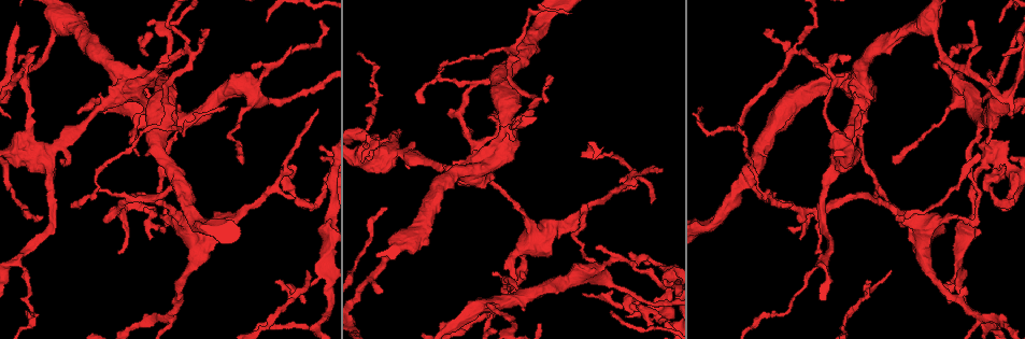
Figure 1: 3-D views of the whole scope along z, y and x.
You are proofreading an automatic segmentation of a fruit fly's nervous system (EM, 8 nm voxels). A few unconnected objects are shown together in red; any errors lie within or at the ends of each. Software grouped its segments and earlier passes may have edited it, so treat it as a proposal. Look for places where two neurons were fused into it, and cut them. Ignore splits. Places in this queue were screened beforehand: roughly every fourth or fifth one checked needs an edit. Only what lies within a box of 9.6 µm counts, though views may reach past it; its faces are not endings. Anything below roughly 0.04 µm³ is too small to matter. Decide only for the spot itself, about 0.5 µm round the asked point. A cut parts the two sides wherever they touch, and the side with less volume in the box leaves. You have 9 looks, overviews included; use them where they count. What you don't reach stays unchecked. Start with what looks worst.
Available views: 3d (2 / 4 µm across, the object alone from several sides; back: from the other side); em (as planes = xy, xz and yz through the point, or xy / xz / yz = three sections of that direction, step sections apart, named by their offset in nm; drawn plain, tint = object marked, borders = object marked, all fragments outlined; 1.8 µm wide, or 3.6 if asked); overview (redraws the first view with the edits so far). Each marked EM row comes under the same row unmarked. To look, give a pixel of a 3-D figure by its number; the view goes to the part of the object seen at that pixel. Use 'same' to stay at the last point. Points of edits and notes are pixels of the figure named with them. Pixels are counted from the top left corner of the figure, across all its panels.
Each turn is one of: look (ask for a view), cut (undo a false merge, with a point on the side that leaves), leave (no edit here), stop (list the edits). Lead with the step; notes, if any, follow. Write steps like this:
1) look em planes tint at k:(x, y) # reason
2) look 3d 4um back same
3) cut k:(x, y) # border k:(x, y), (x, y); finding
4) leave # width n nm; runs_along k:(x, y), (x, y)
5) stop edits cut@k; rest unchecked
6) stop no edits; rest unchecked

look em 3.6um planes tint at 1:(185, 222) # four arms meet

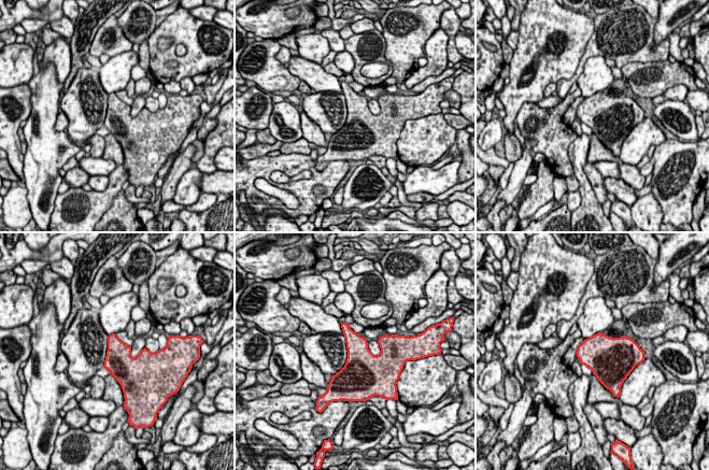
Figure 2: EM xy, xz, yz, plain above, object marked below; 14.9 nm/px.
leave # width 420 nm; all the same neuron

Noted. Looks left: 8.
look em planes tint at 1:(977, 317)

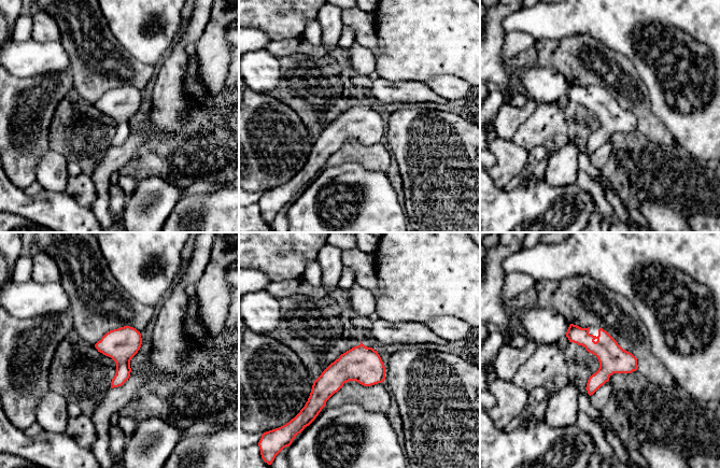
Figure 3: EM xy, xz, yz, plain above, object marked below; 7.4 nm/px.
leave # all the same neuron

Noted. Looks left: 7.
look em 3.6um planes tint at 1:(465, 171) # three-way junction

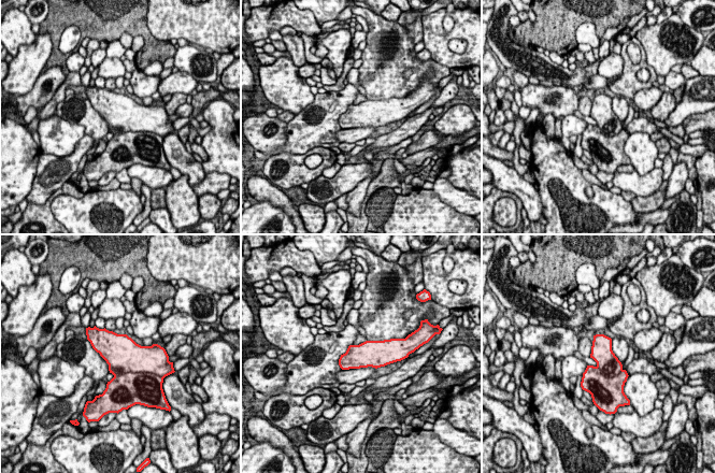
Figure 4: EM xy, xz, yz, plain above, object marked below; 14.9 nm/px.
cut 4:(133, 387) # width 360 nm; a second neuron is stuck on

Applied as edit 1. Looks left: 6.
stop edits cut@4; rest unchecked

